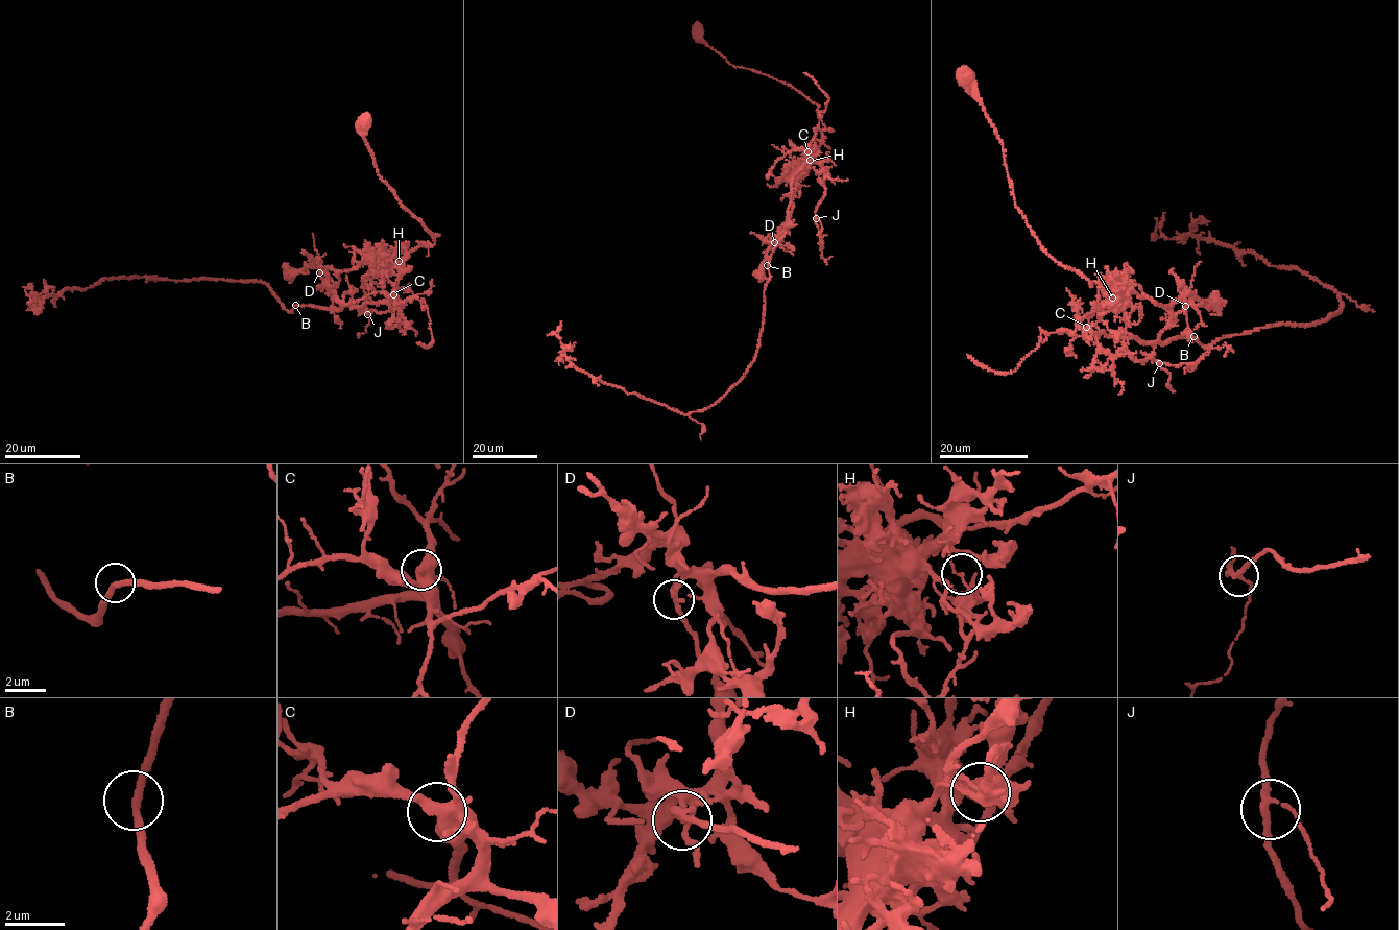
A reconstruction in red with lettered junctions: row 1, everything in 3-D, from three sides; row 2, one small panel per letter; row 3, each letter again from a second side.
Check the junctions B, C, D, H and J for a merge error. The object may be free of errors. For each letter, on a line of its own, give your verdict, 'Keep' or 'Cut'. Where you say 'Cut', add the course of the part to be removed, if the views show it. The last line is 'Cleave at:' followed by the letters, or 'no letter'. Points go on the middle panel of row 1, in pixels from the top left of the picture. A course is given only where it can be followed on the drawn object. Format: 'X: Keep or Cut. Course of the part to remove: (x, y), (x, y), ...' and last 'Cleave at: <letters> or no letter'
B: Keep
C: Keep
D: Keep
H: Cut. Course of the part to remove: (810, 160), (792, 182), (768, 267), (754, 360), (713, 404), (680, 413), (593, 378), (564, 354), (561, 322)
J: Keep
Cleave at: H

